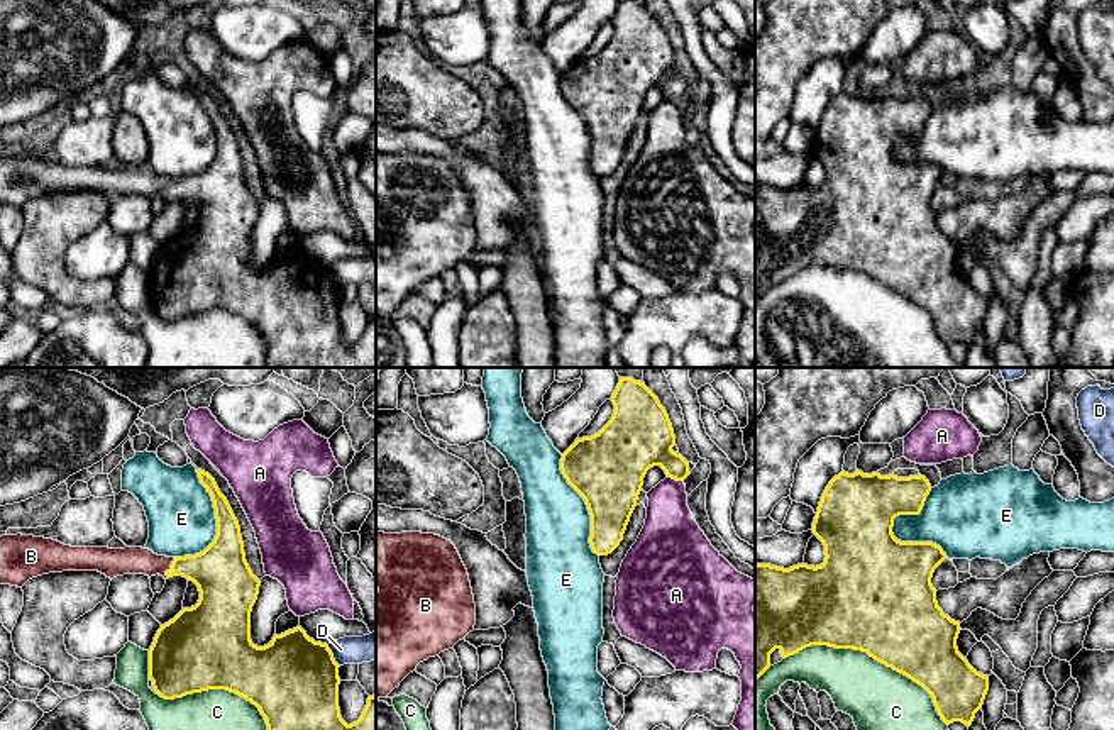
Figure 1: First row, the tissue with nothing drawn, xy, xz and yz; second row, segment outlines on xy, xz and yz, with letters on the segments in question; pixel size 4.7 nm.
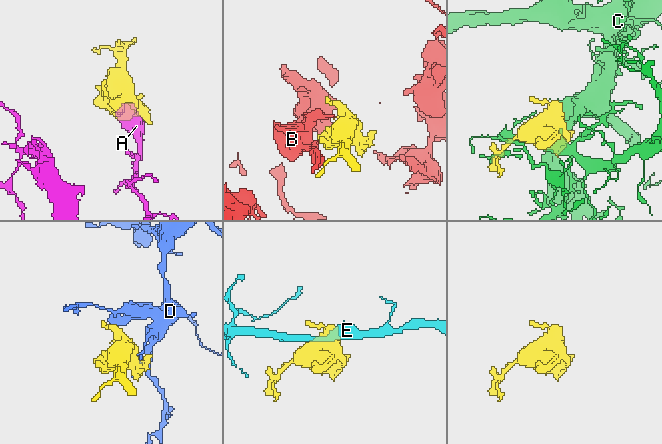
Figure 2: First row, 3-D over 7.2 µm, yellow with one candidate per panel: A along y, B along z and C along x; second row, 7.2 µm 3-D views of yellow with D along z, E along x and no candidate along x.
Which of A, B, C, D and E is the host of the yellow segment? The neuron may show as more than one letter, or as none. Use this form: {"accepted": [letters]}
{"accepted": ["B"]}

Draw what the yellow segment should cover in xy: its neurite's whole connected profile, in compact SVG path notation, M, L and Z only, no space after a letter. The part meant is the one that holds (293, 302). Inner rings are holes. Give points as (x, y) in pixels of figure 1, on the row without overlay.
M196 90L200 103L212 117L217 156L213 163L200 174L185 178L157 176L149 169L125 168L71 168L52 159L34 156L2 156L0 158L0 205L22 208L29 200L63 191L98 191L113 200L124 195L183 196L198 207L200 220L191 229L183 229L173 241L161 246L149 269L149 300L156 315L164 320L183 318L186 315L208 310L227 310L256 325L267 346L267 368L376 368L376 315L367 318L361 339L347 346L339 329L339 285L327 264L315 263L301 247L274 256L273 261L257 268L251 261L251 232L259 215L261 202L252 195L244 173L239 142L220 113L215 100Z

